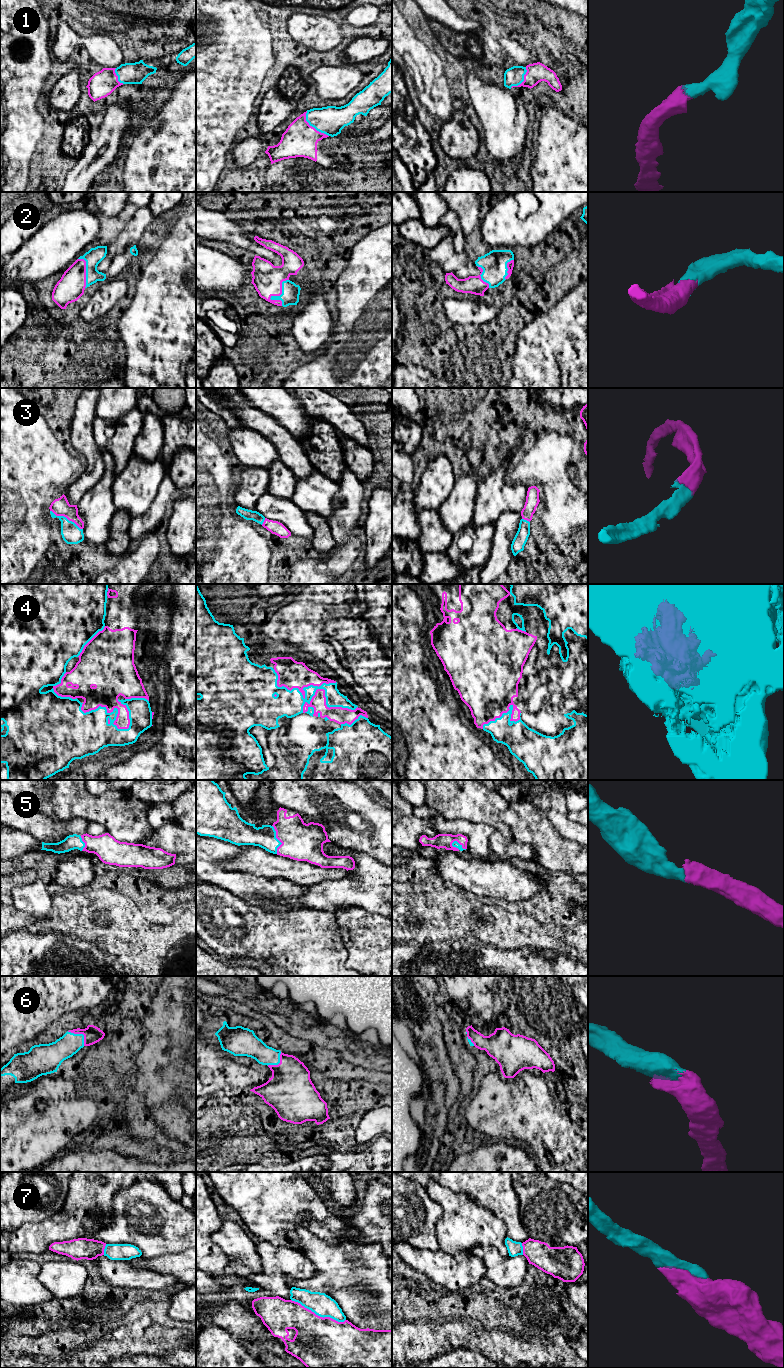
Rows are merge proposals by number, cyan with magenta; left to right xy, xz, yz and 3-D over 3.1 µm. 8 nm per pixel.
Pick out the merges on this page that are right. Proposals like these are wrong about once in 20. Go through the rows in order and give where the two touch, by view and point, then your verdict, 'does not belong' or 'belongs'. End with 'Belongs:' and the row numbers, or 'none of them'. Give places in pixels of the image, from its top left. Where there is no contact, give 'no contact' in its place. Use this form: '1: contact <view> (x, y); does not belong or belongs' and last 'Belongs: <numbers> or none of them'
1: contact xz (312, 126); belongs
2: contact xz (282, 291); belongs
3: contact xy (65, 517); belongs
4: contact xz (311, 685); belongs
5: contact xz (277, 839); belongs
6: contact xy (80, 1034); belongs
7: contact xz (318, 1315); belongs
Belongs: 1, 2, 3, 4, 5, 6, 7

